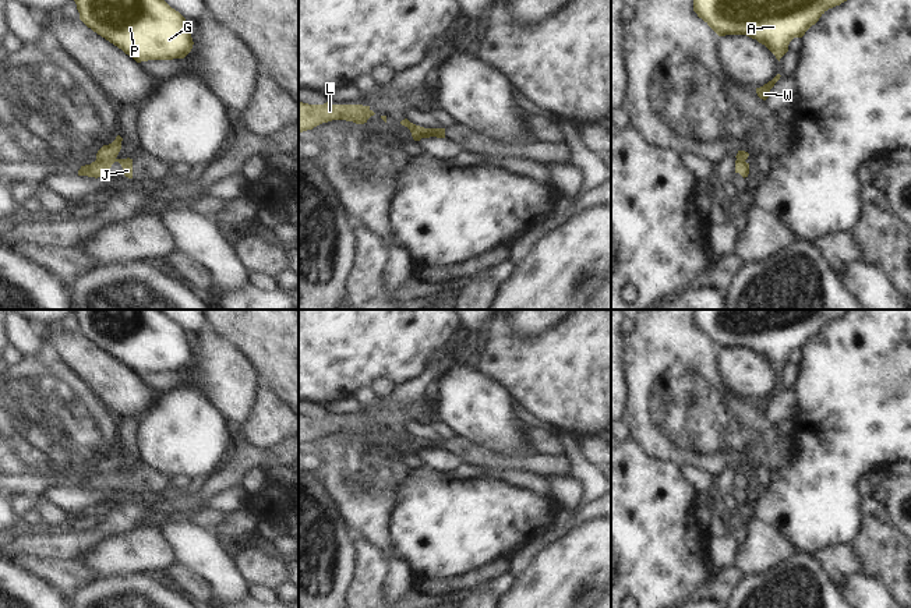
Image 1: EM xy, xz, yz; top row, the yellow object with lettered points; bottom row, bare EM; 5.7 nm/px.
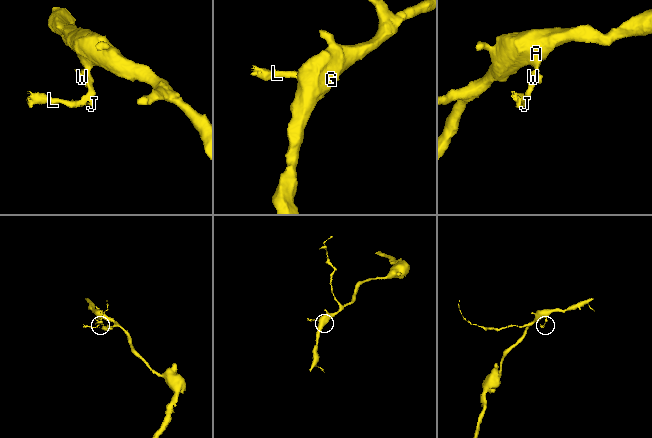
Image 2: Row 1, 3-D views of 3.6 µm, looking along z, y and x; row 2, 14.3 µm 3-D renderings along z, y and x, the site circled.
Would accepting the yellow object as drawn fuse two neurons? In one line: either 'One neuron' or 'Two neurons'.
Two neurons.

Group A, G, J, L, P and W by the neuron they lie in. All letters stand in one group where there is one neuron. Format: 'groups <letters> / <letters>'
groups A G P W / J L

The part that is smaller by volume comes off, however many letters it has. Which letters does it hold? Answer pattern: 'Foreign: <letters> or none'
Foreign: J, L

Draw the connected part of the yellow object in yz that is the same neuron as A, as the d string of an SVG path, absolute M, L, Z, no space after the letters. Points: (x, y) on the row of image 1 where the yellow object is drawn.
M693 0L693 11L718 36L746 35L765 45L780 61L794 38L802 38L819 18L847 0Z

